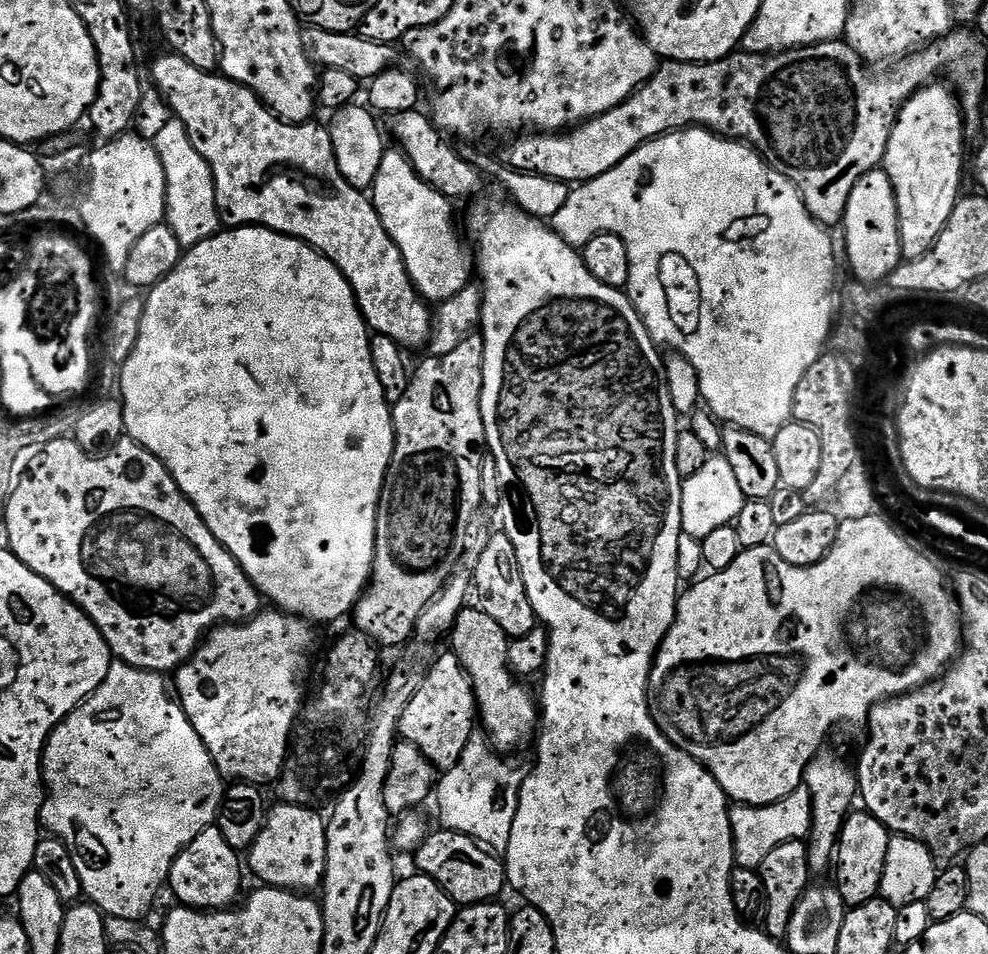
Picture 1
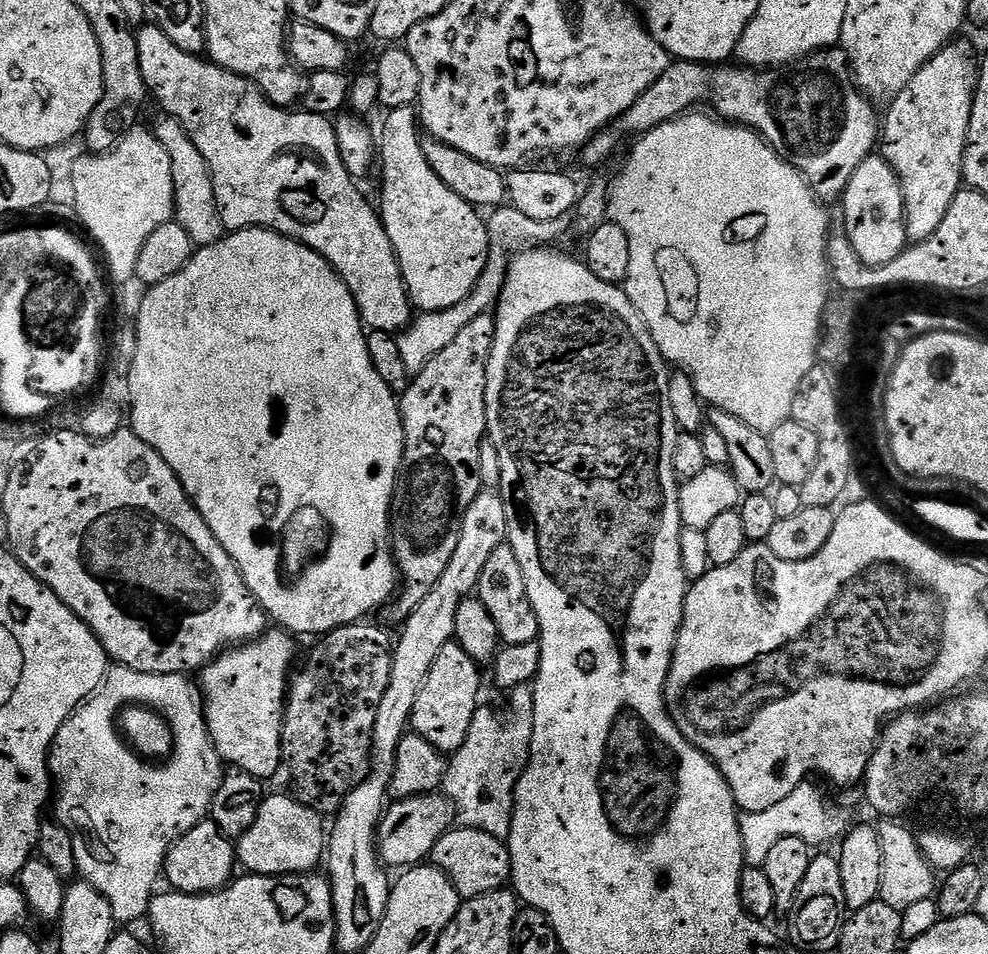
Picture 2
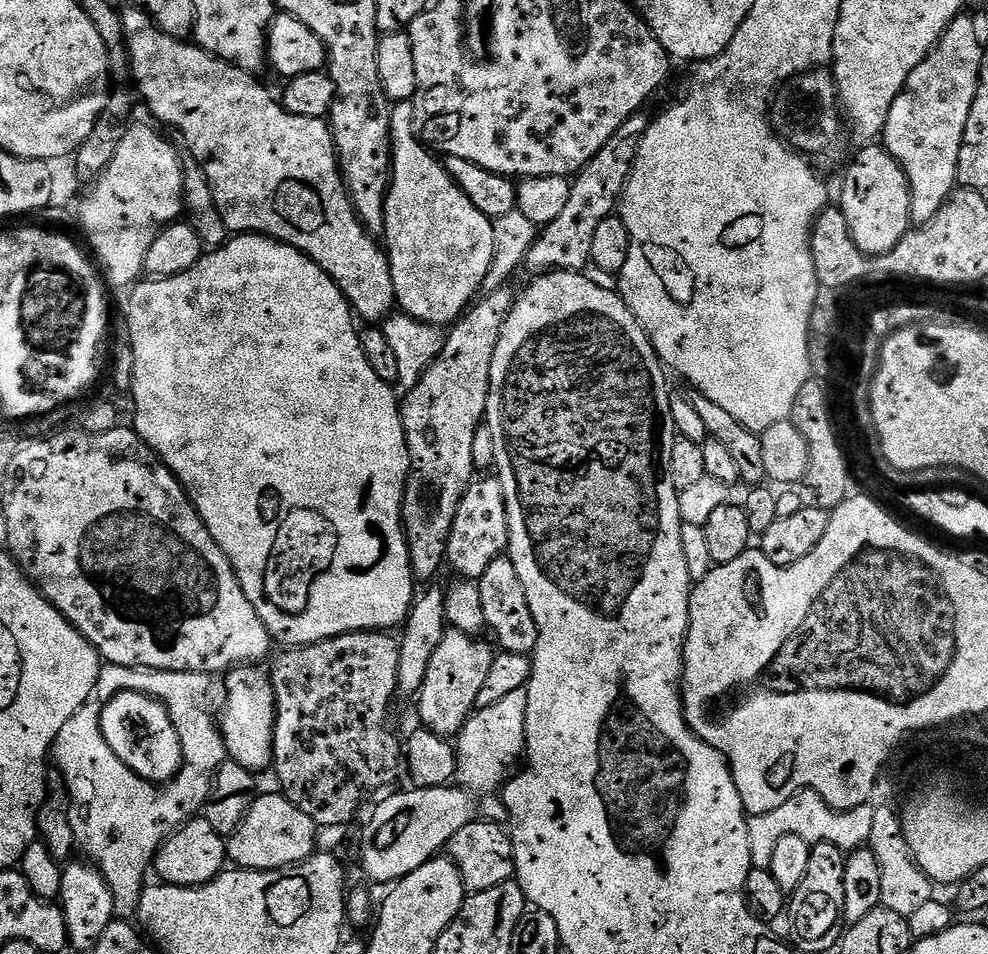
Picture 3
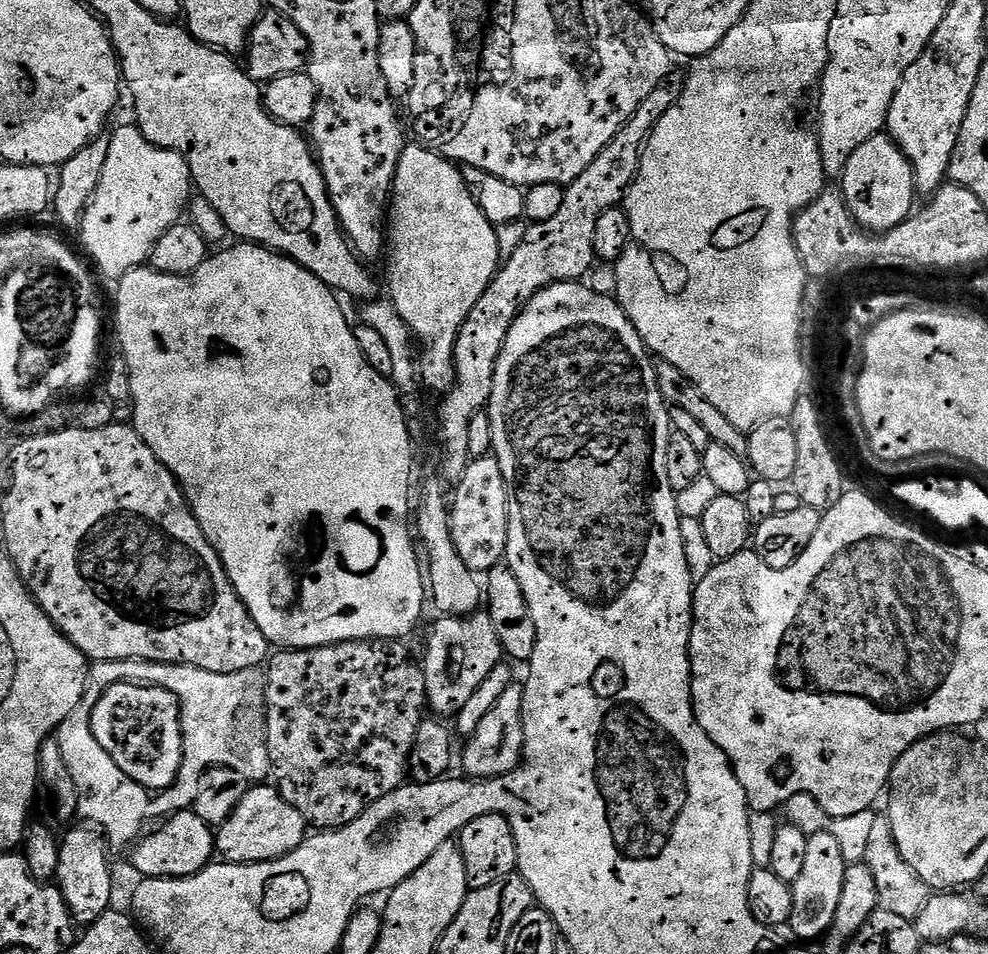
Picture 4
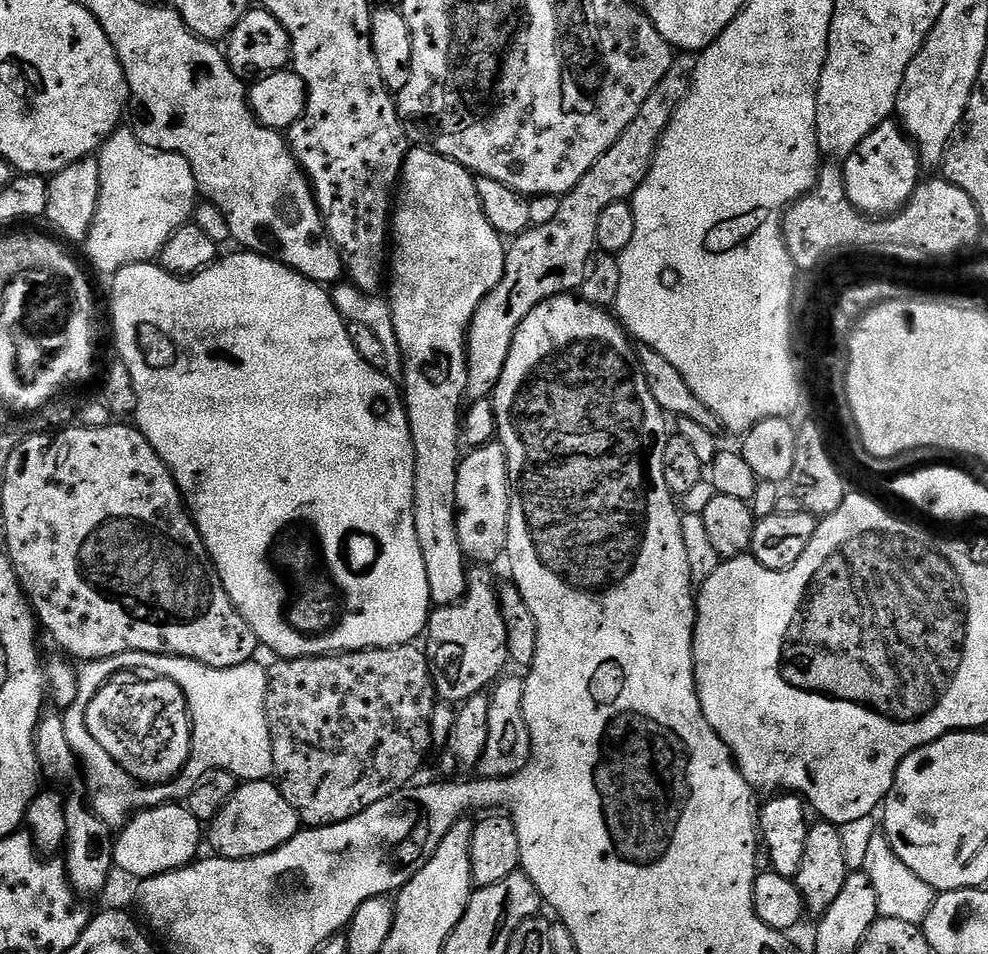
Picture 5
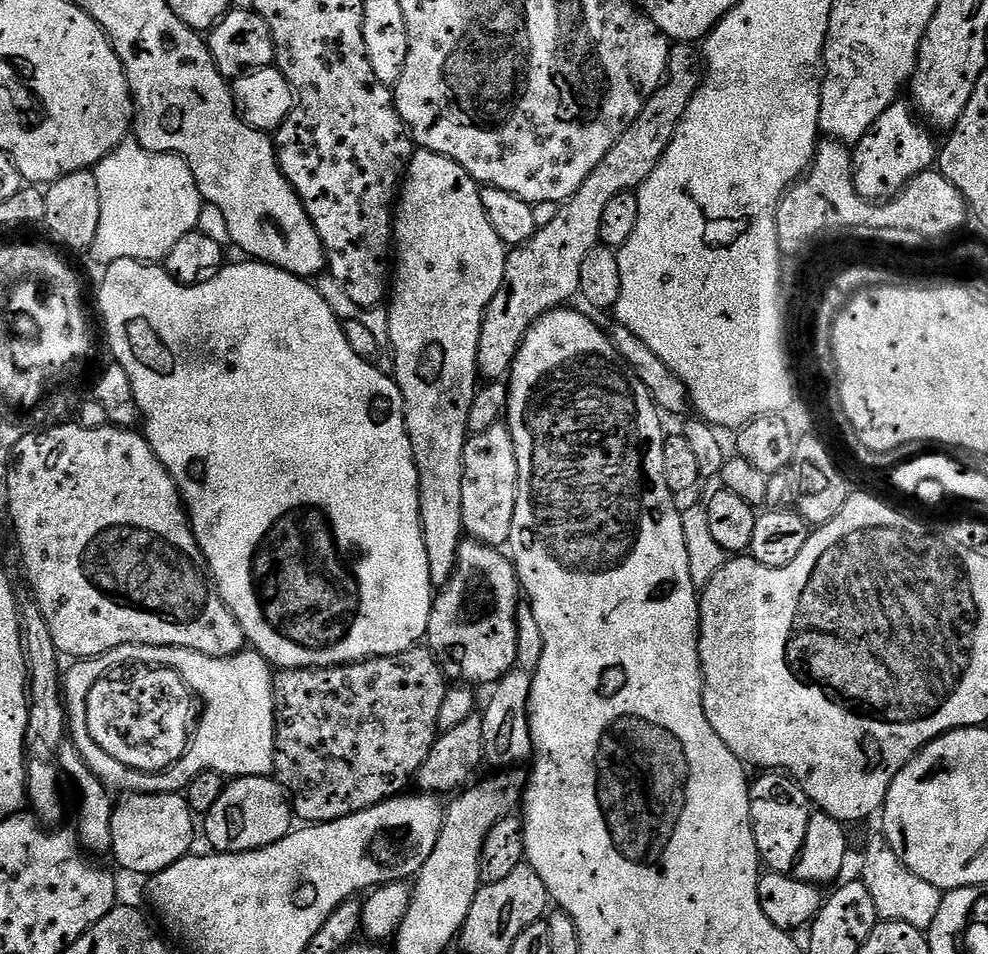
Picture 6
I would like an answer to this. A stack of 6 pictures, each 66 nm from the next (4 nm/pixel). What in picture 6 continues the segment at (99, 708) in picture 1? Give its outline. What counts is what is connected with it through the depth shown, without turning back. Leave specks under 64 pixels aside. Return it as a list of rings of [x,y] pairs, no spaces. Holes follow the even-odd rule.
[[[118,646],[101,656],[76,660],[69,663],[62,676],[62,695],[64,707],[68,709],[68,732],[71,743],[78,746],[84,756],[86,766],[98,774],[105,785],[117,784],[121,793],[138,792],[174,792],[183,793],[203,772],[219,772],[238,776],[272,776],[276,770],[276,707],[272,678],[273,665],[254,650],[245,650],[227,656],[214,658],[198,654],[198,650],[189,648],[171,648],[170,646]],[[123,664],[144,664],[149,669],[177,669],[181,678],[197,697],[204,699],[204,713],[200,716],[200,725],[195,725],[190,747],[171,768],[162,774],[126,774],[122,762],[106,754],[98,743],[94,742],[87,729],[87,696],[92,684],[107,677],[111,668],[120,668]]]

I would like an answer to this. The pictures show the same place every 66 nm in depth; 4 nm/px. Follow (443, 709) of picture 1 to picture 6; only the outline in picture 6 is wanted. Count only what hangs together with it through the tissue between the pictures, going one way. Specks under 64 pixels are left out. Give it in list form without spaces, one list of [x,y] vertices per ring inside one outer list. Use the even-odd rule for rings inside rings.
[[[461,543],[456,551],[456,569],[432,601],[426,637],[427,647],[436,655],[449,681],[464,686],[492,686],[516,667],[516,609],[521,603],[520,579],[511,559],[501,549],[488,544]]]

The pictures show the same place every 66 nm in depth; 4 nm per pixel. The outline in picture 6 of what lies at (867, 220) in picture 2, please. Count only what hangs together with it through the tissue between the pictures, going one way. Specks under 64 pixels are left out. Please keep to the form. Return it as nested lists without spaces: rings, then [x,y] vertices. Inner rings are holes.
[[[907,103],[904,104],[891,104],[882,118],[878,118],[878,122],[874,122],[868,133],[854,145],[852,181],[856,193],[862,198],[873,202],[891,200],[919,172],[929,171],[937,163],[938,144],[932,141],[933,133],[921,123],[917,113]]]

